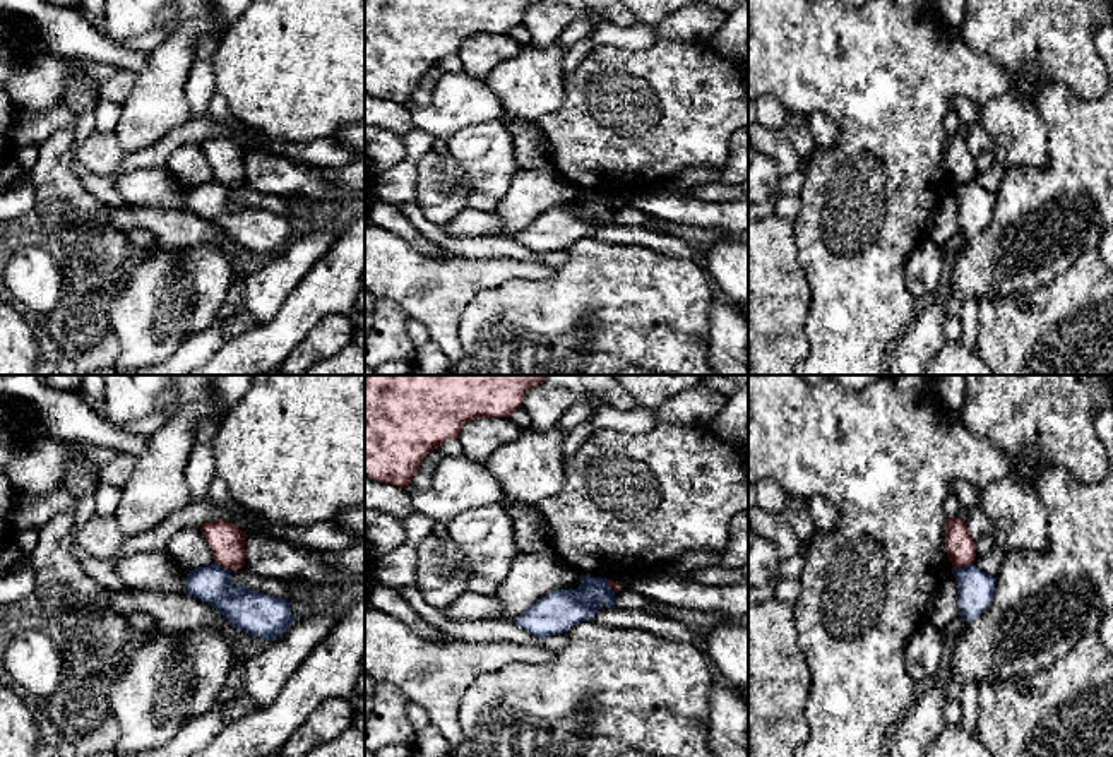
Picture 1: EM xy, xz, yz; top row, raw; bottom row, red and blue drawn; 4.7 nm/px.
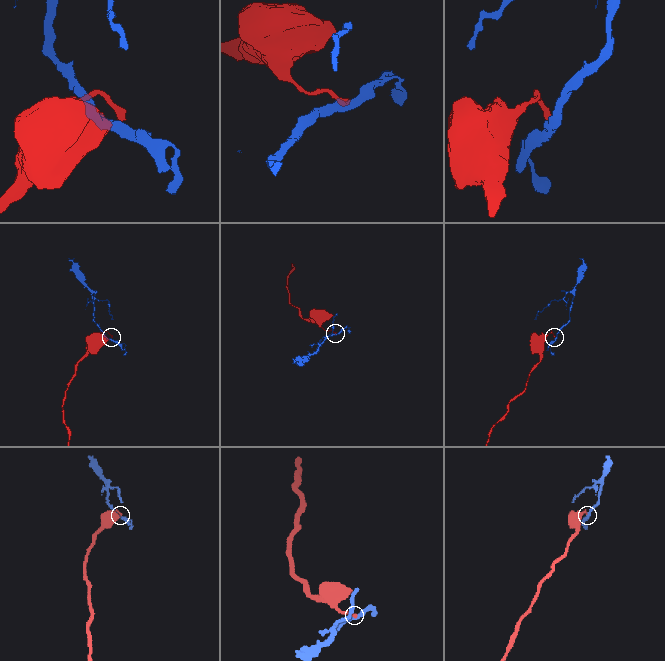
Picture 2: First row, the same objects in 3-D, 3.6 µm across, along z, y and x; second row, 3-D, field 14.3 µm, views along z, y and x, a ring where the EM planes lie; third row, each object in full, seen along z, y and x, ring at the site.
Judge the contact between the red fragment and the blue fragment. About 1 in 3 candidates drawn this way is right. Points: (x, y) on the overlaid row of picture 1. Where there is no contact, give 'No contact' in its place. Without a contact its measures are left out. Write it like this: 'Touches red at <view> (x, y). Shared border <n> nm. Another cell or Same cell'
Touches red at yz (961, 567). Shared border 100 nm. Another cell

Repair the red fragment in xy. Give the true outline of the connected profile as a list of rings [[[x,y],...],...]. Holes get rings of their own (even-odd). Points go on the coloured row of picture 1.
[[[223,519],[202,524],[200,531],[212,551],[214,563],[226,570],[238,570],[245,565],[245,531]]]

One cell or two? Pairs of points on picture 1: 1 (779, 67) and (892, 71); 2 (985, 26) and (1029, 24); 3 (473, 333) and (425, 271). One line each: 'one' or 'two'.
1: one
2: one
3: two

